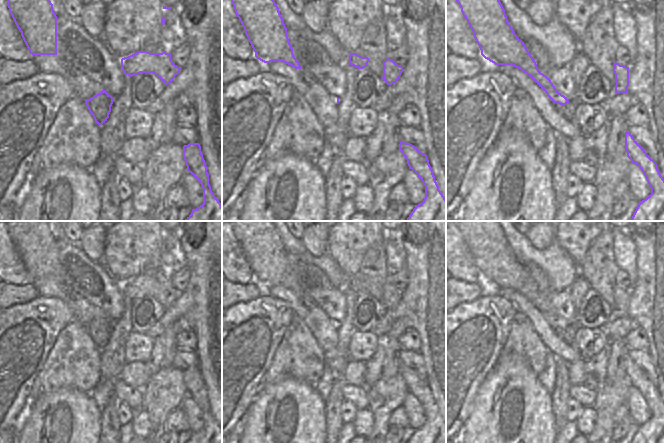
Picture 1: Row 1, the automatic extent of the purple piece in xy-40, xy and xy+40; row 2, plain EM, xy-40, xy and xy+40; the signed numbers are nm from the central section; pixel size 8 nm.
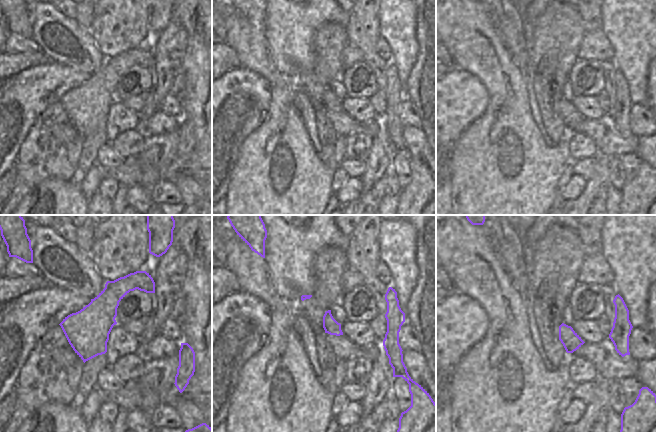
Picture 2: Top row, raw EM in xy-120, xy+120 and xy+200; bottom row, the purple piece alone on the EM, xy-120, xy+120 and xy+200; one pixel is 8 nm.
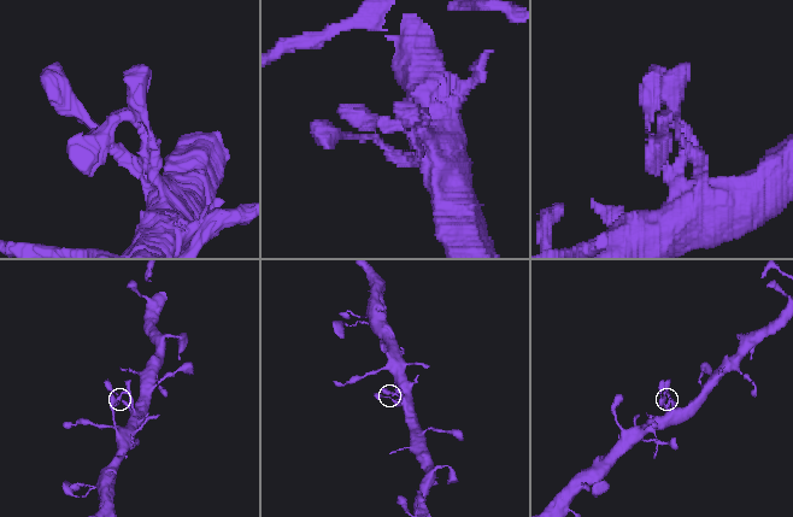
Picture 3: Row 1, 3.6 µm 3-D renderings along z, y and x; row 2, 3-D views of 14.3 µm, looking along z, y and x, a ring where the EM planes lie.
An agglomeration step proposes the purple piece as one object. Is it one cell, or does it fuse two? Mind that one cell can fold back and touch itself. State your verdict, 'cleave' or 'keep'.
keep

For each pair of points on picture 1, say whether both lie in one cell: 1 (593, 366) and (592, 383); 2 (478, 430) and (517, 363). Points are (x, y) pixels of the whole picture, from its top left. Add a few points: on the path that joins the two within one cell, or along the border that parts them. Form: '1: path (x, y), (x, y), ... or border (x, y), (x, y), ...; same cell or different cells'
1: path (593, 370), (591, 373), (592, 379); same cell
2: path (495, 413), (498, 398), (512, 380); same cell

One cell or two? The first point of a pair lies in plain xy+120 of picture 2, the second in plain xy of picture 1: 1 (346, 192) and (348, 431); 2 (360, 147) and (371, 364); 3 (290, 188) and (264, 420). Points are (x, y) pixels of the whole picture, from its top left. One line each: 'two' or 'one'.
1: two
2: one
3: one

